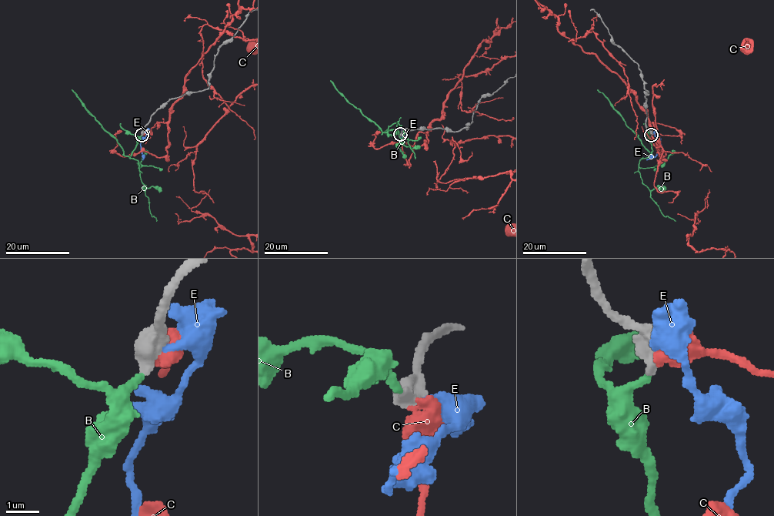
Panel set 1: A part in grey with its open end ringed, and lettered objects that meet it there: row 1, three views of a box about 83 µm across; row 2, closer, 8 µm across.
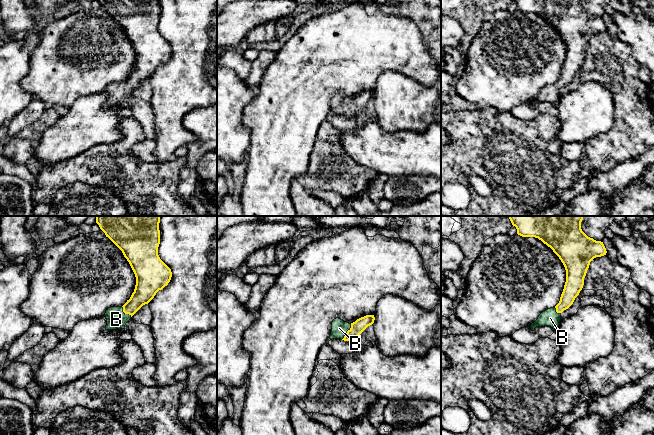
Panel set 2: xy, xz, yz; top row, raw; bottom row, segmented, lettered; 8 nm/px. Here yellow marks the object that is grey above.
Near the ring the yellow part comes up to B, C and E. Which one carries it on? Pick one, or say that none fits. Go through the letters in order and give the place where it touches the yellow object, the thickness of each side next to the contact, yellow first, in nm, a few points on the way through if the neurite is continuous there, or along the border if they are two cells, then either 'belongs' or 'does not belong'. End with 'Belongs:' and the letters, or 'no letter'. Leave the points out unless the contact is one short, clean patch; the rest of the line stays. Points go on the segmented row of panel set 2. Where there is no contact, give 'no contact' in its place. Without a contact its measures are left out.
B: xz (347, 332) | 110/130 nm | across xz (357, 327), (347, 332), (339, 328) | belongs
C: no contact | does not belong
E: no contact | does not belong
Belongs: B

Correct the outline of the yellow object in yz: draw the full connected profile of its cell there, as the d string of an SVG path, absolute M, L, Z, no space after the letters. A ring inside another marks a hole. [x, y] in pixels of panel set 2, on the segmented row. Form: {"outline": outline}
{"outline": "M509 216L518 235L541 240L559 257L566 270L566 282L559 303L539 315L530 326L532 331L544 326L557 329L561 313L573 304L583 288L590 262L607 253L603 242L588 237L582 231L583 217Z"}

